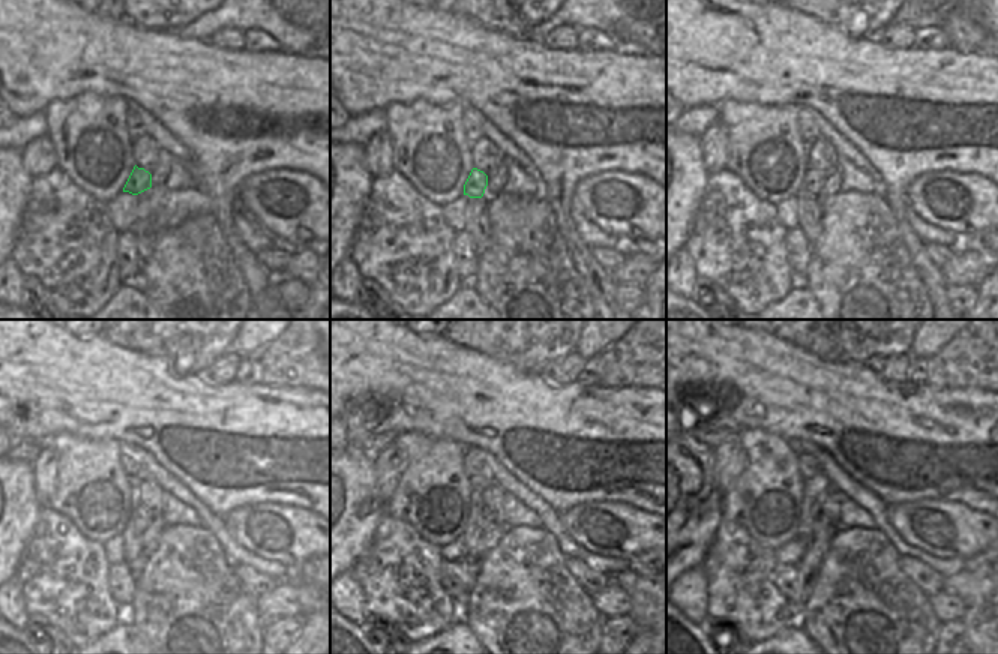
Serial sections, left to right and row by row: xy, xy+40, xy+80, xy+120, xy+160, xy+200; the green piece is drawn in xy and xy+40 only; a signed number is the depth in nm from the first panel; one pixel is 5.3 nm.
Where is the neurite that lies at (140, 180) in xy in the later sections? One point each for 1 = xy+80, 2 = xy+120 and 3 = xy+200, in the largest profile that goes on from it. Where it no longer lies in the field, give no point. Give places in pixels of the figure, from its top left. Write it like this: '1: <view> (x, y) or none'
1: xy+80 (812, 180)
2: xy+120 (141, 516)
3: xy+200 (821, 522)

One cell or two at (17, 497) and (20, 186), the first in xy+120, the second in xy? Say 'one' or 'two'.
one

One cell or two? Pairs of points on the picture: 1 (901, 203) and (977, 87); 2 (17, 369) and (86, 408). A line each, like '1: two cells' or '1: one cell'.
1: one cell
2: one cell

